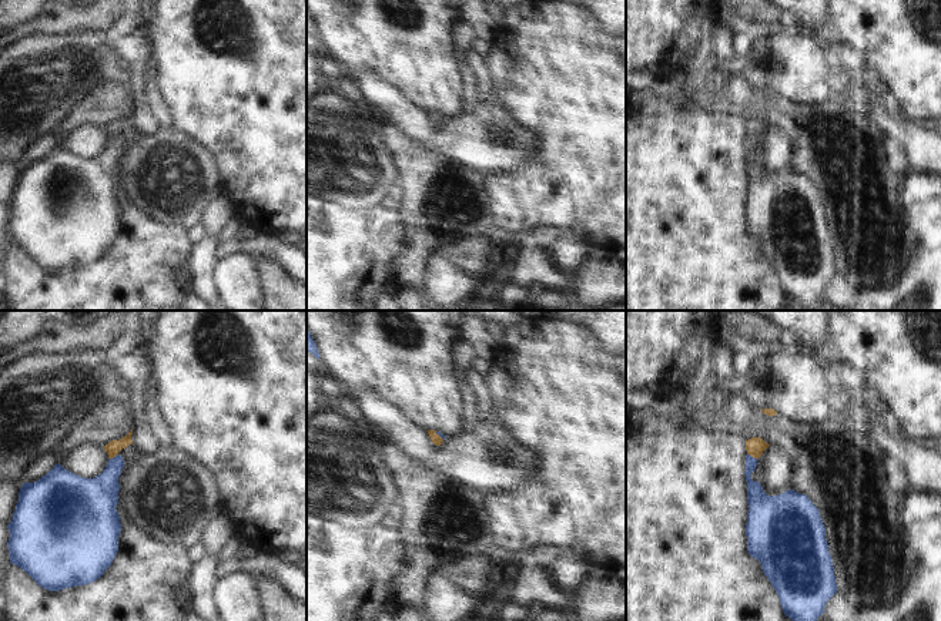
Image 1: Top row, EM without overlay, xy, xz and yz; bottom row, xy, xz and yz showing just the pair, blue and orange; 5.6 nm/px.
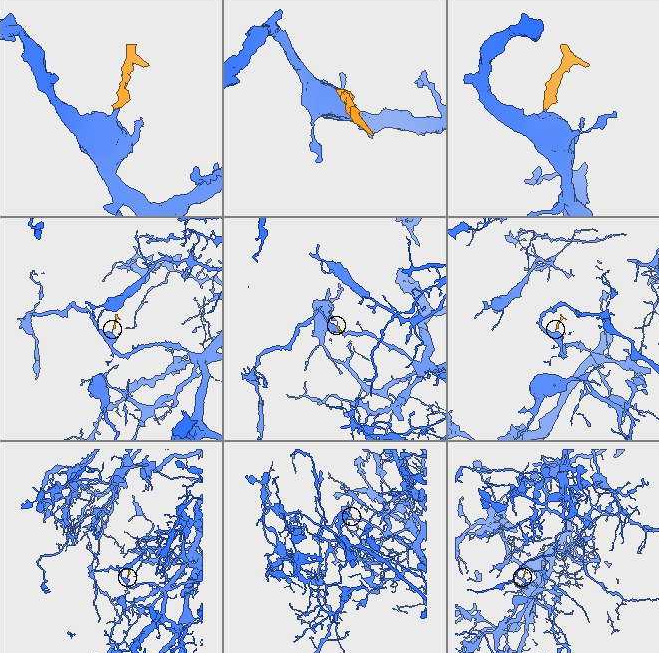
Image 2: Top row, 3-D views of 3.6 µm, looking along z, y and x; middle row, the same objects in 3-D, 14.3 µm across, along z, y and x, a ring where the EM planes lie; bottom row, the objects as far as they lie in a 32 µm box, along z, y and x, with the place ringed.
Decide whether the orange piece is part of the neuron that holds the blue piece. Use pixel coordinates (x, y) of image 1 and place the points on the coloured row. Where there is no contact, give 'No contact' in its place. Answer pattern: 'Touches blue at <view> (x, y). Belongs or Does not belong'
Touches blue at xy (113, 457). Belongs

